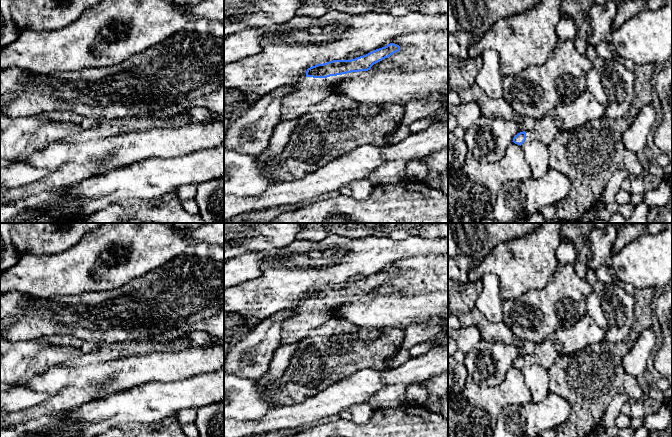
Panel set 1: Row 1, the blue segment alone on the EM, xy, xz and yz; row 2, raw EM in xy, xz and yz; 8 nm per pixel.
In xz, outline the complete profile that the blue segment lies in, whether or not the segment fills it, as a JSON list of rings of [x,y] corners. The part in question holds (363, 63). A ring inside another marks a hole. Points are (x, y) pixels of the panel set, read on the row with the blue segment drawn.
[[[390,43],[366,55],[351,60],[333,60],[307,69],[306,76],[294,82],[294,90],[286,94],[281,103],[279,121],[297,120],[308,109],[333,95],[333,90],[324,86],[320,78],[351,72],[368,71],[371,67],[400,51],[400,46]]]

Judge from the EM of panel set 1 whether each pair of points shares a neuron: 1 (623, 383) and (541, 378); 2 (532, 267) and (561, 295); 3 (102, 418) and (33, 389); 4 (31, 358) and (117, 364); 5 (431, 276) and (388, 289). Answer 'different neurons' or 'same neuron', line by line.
1: different neurons
2: different neurons
3: different neurons
4: different neurons
5: same neuron

